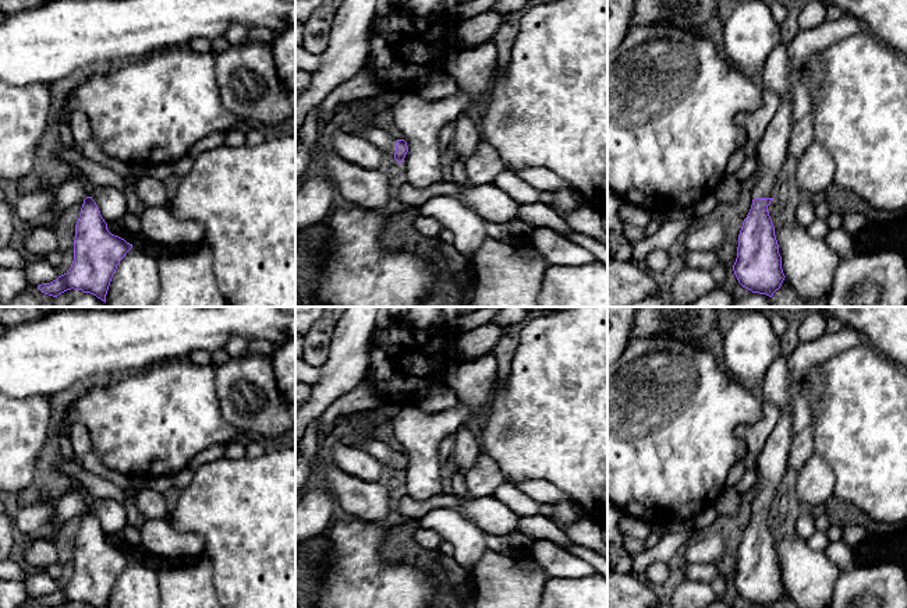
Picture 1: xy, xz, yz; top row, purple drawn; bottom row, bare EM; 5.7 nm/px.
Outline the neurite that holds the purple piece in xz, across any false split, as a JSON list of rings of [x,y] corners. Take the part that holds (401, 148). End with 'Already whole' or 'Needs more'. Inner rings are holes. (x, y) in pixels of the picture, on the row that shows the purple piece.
[[[362,126],[358,130],[358,137],[365,138],[375,146],[378,146],[383,155],[394,158],[401,163],[408,152],[407,142],[404,139],[396,139],[390,137],[383,128],[378,126]]]. Needs more

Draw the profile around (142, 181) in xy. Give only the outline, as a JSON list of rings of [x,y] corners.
[[[148,173],[138,174],[134,178],[134,188],[141,202],[144,204],[144,208],[149,208],[150,206],[150,176]]]

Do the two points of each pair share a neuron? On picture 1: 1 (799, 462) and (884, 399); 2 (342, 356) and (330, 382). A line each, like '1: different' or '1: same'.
1: different
2: same

